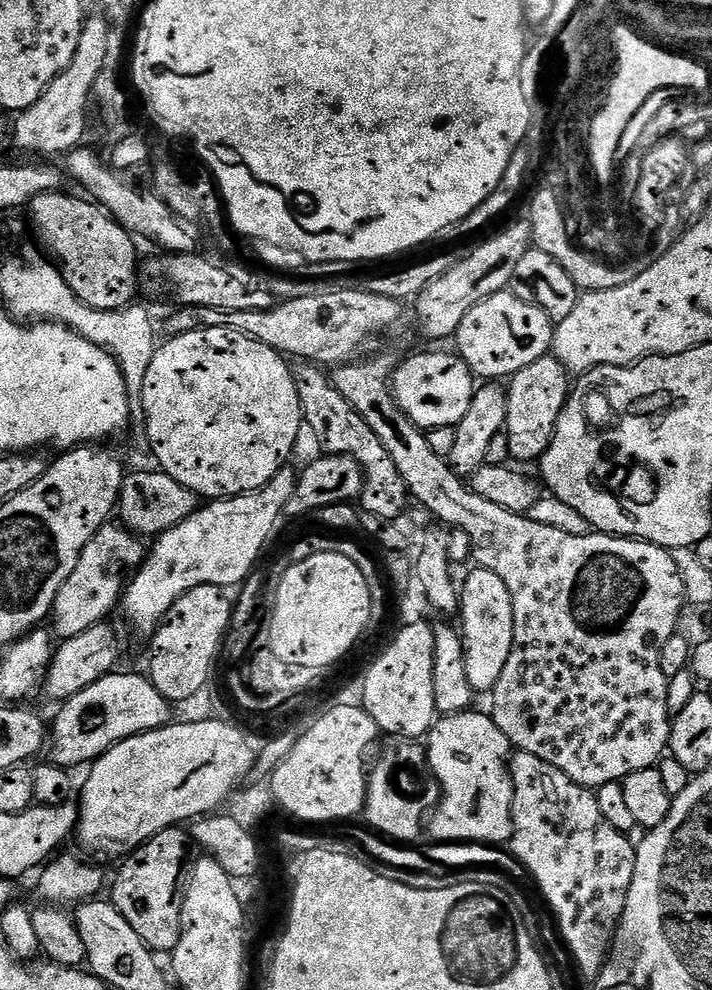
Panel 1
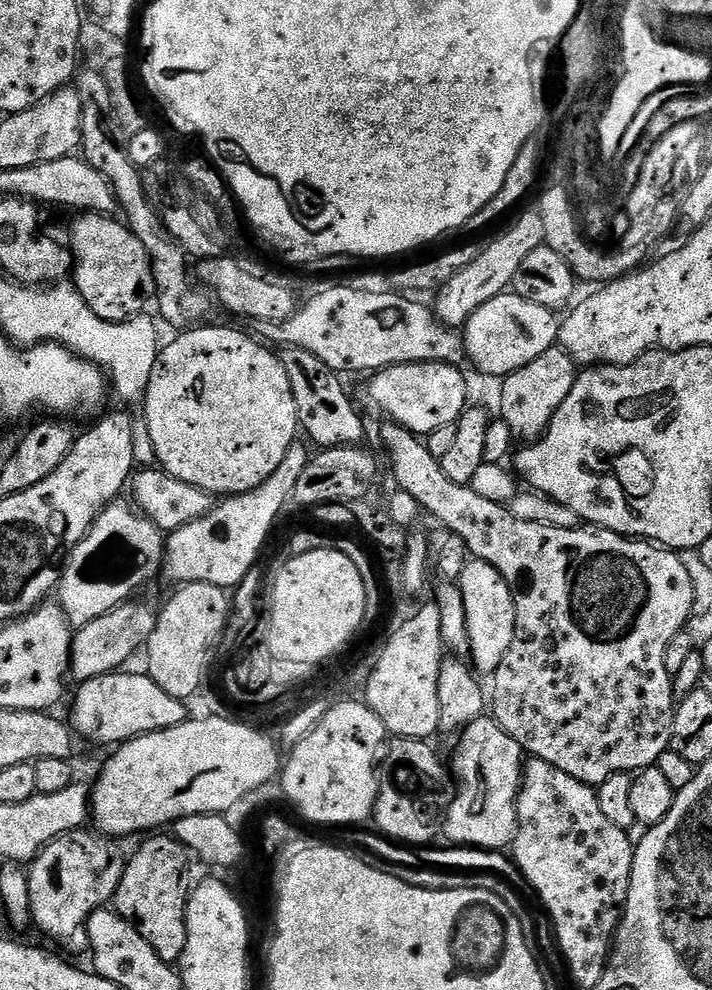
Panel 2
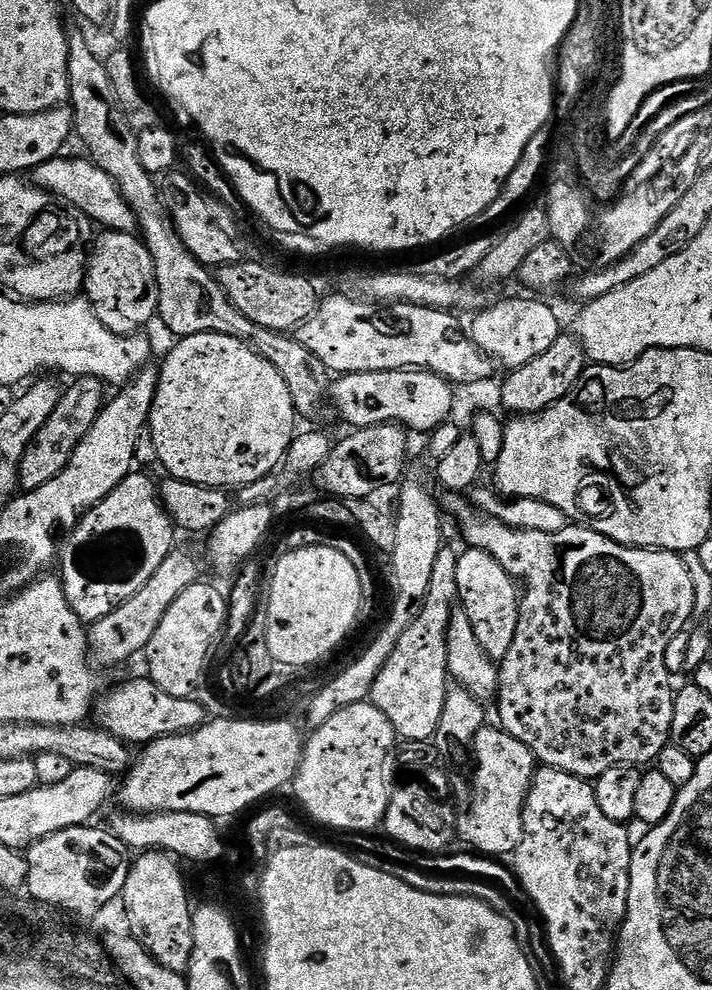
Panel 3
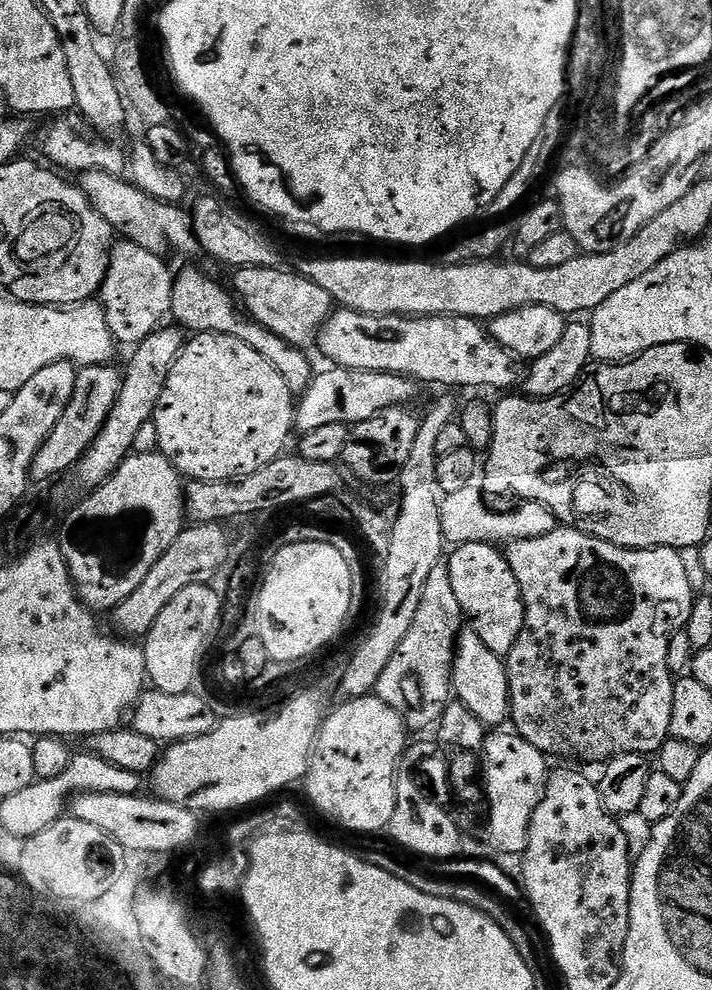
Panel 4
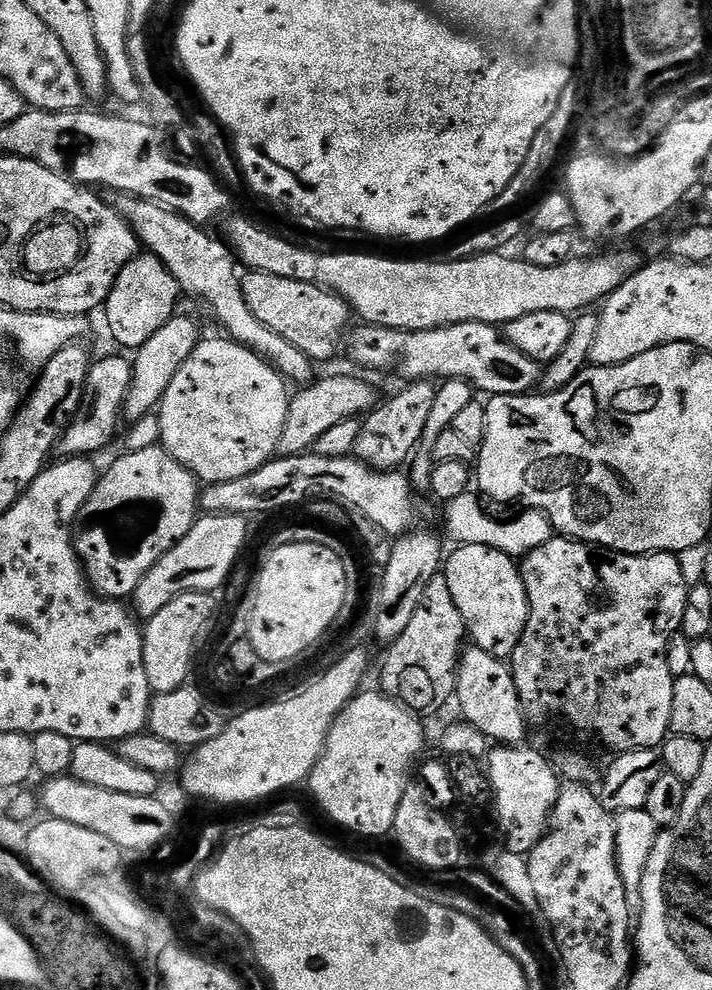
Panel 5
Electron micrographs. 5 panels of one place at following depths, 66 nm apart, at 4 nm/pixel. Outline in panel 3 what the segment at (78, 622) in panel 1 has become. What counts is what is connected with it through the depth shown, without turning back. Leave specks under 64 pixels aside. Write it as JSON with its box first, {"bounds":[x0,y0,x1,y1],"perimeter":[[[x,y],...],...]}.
{"bounds":[58,470,174,626],"perimeter":[[[134,470],[121,484],[114,486],[114,490],[110,490],[110,494],[102,498],[102,502],[95,504],[85,516],[80,517],[76,527],[63,537],[59,545],[58,575],[64,584],[66,602],[70,602],[74,614],[78,614],[85,625],[90,626],[94,621],[106,618],[106,614],[122,606],[126,598],[138,594],[138,590],[142,590],[142,586],[150,582],[154,570],[158,570],[158,566],[162,566],[162,562],[166,562],[166,558],[172,553],[174,525],[160,503],[157,481],[152,481],[140,472],[143,471]]]}

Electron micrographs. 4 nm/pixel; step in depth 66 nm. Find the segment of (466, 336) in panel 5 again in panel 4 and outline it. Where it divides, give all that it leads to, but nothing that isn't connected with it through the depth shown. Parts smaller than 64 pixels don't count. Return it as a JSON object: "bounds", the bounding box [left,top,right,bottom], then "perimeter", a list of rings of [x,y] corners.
{"bounds":[314,307,525,390],"perimeter":[[[337,307],[328,321],[320,328],[320,335],[314,341],[315,347],[320,347],[322,355],[328,359],[337,368],[349,368],[350,370],[362,370],[363,372],[389,372],[395,376],[407,376],[410,380],[415,380],[421,385],[441,384],[441,389],[452,390],[448,388],[508,388],[504,390],[516,390],[521,387],[525,365],[511,352],[504,349],[492,339],[485,325],[478,320],[471,320],[465,316],[375,316],[374,314],[362,314],[349,308]]]}

